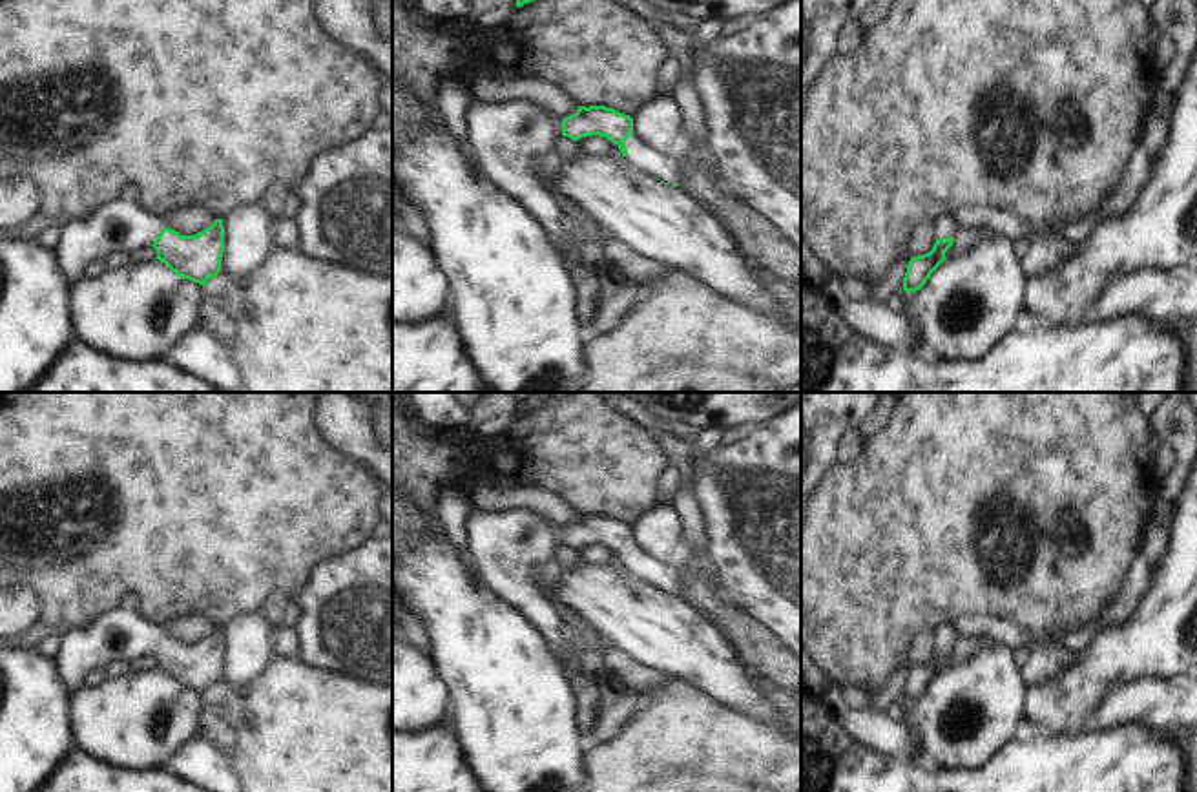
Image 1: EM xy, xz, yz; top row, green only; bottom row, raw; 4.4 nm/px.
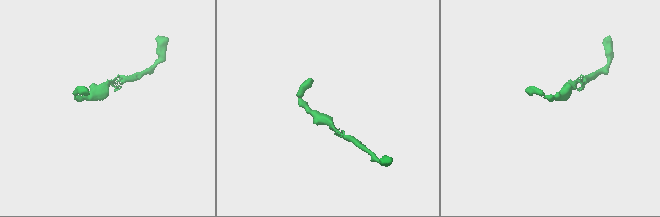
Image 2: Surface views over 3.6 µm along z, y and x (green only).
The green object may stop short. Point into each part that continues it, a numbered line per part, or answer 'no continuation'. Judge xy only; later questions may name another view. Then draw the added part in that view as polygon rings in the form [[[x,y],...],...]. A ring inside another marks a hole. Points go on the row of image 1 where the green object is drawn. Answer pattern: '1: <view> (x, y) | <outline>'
1: xy (121, 227) | [[[128,195],[117,197],[88,217],[62,226],[55,255],[66,279],[77,283],[91,261],[150,246],[162,228],[162,217],[146,212]]]

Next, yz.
1: yz (946, 227) | [[[942,215],[936,219],[936,239],[954,237],[958,232],[951,215]]]

